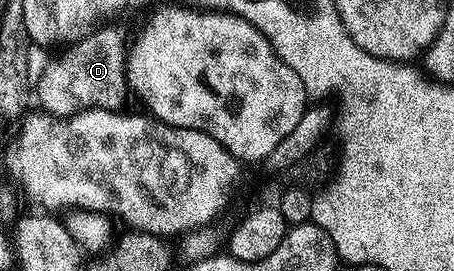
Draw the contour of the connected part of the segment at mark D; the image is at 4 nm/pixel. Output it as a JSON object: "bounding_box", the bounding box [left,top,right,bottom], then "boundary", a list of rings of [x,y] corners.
{"bounding_box":[33,26,125,116],"boundary":[[[112,26],[98,28],[93,34],[77,43],[64,47],[56,60],[51,60],[39,76],[39,85],[34,85],[33,92],[39,95],[38,107],[53,116],[70,116],[72,112],[84,112],[86,108],[109,108],[119,110],[123,105],[125,93],[125,40]]]}

